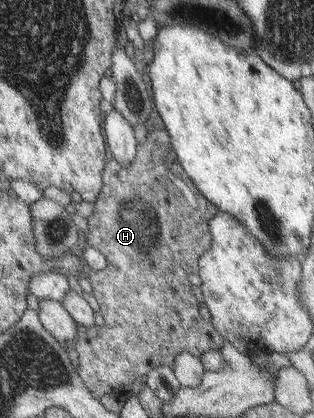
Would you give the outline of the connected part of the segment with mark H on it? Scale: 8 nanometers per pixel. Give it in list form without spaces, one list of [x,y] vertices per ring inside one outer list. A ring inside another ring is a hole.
[[[148,132],[144,138],[143,143],[138,144],[139,155],[128,163],[125,167],[119,165],[114,159],[106,161],[106,184],[102,180],[102,188],[98,193],[98,198],[94,202],[94,209],[91,216],[86,218],[87,229],[85,229],[85,238],[88,247],[100,252],[106,261],[106,266],[100,270],[90,270],[85,273],[85,277],[89,281],[92,292],[98,306],[99,313],[103,319],[103,324],[92,326],[82,326],[76,324],[75,337],[73,338],[73,346],[76,351],[77,373],[81,380],[85,383],[86,388],[98,399],[103,394],[115,396],[119,401],[130,402],[123,396],[120,388],[124,385],[130,385],[132,395],[132,402],[138,402],[137,394],[140,392],[140,380],[146,377],[147,374],[156,367],[170,367],[173,366],[173,360],[180,351],[187,351],[188,353],[200,357],[203,351],[218,350],[223,345],[223,338],[217,333],[217,330],[212,326],[210,320],[204,320],[198,312],[199,296],[192,288],[187,280],[189,274],[198,275],[198,259],[206,251],[210,249],[212,242],[212,235],[209,231],[209,221],[217,212],[217,208],[210,204],[200,193],[199,190],[191,183],[191,180],[186,178],[186,173],[177,161],[177,156],[171,148],[169,138],[166,132]]]

